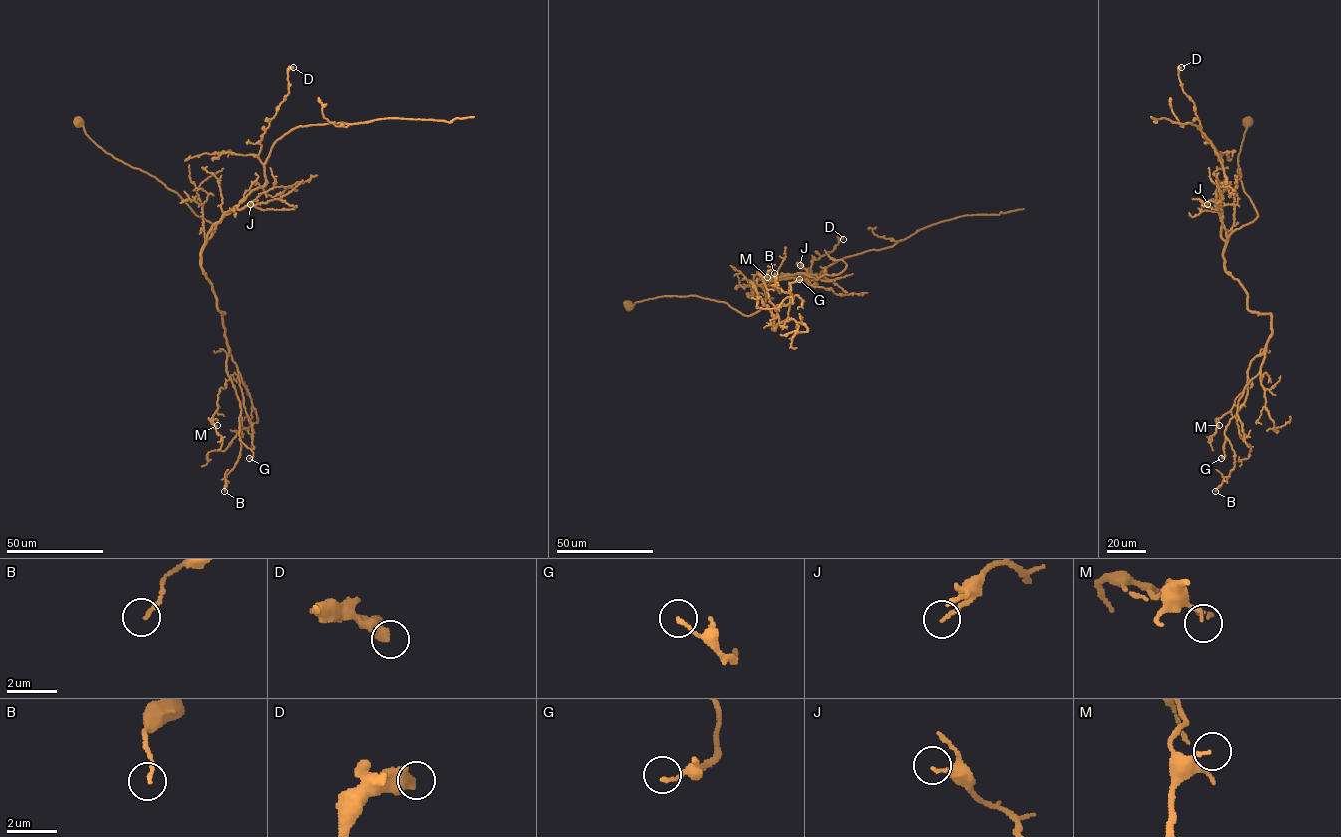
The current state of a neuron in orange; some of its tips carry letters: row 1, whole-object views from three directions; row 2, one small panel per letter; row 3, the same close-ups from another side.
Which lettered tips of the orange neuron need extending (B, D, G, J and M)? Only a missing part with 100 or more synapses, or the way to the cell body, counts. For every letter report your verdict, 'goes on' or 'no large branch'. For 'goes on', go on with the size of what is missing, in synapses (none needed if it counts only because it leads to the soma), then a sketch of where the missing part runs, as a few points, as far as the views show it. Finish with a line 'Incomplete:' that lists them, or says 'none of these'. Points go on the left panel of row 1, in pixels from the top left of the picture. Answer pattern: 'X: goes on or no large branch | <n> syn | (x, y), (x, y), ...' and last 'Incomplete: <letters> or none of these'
B: no large branch
D: no large branch
G: no large branch
J: no large branch
M: no large branch
Incomplete: none of these

